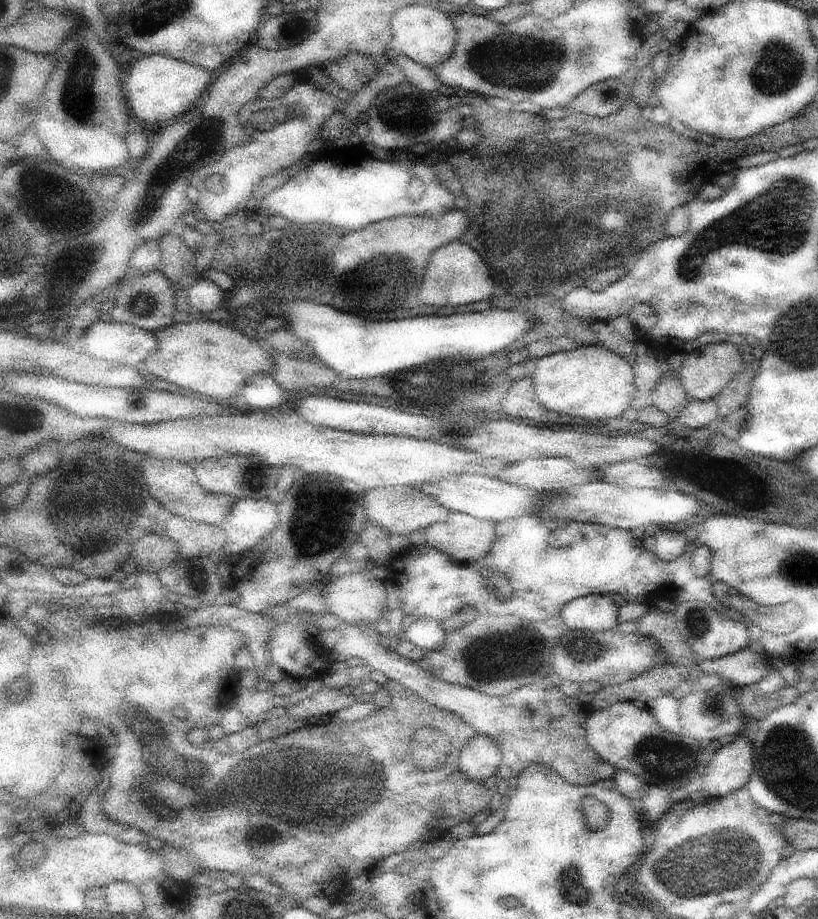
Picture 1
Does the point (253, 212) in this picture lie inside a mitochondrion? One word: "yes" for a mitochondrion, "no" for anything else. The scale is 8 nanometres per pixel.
no

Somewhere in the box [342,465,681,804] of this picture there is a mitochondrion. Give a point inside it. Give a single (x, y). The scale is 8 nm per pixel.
(580, 647)

